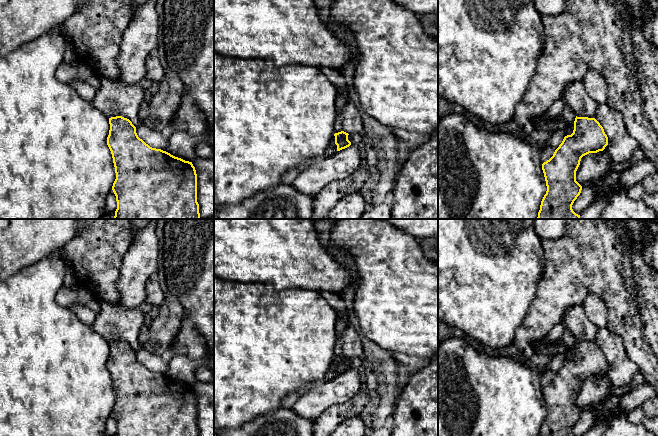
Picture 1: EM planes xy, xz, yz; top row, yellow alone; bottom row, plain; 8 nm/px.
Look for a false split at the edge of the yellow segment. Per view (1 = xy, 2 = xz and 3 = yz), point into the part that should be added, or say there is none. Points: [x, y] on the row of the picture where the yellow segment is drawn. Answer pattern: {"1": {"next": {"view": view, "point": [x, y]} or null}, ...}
{"1": {"next": null}, "2": {"next": null}, "3": {"next": null}}

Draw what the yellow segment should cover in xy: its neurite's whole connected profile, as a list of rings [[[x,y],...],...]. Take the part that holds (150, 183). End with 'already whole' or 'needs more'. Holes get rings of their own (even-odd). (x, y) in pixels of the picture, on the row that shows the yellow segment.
[[[111,117],[109,124],[107,145],[116,173],[112,186],[117,201],[114,219],[201,219],[192,162],[150,147],[138,137],[136,127],[127,118]]]; already whole

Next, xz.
[[[341,131],[335,133],[335,144],[337,145],[337,151],[345,149],[351,145],[351,142],[348,140],[348,133]]]; already whole

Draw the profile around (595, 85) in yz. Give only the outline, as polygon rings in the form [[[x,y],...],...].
[[[592,68],[588,69],[582,80],[585,91],[598,105],[607,104],[608,84],[599,71]]]

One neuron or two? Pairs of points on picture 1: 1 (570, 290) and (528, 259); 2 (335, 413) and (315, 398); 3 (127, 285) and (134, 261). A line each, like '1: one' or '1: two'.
1: two
2: two
3: one

